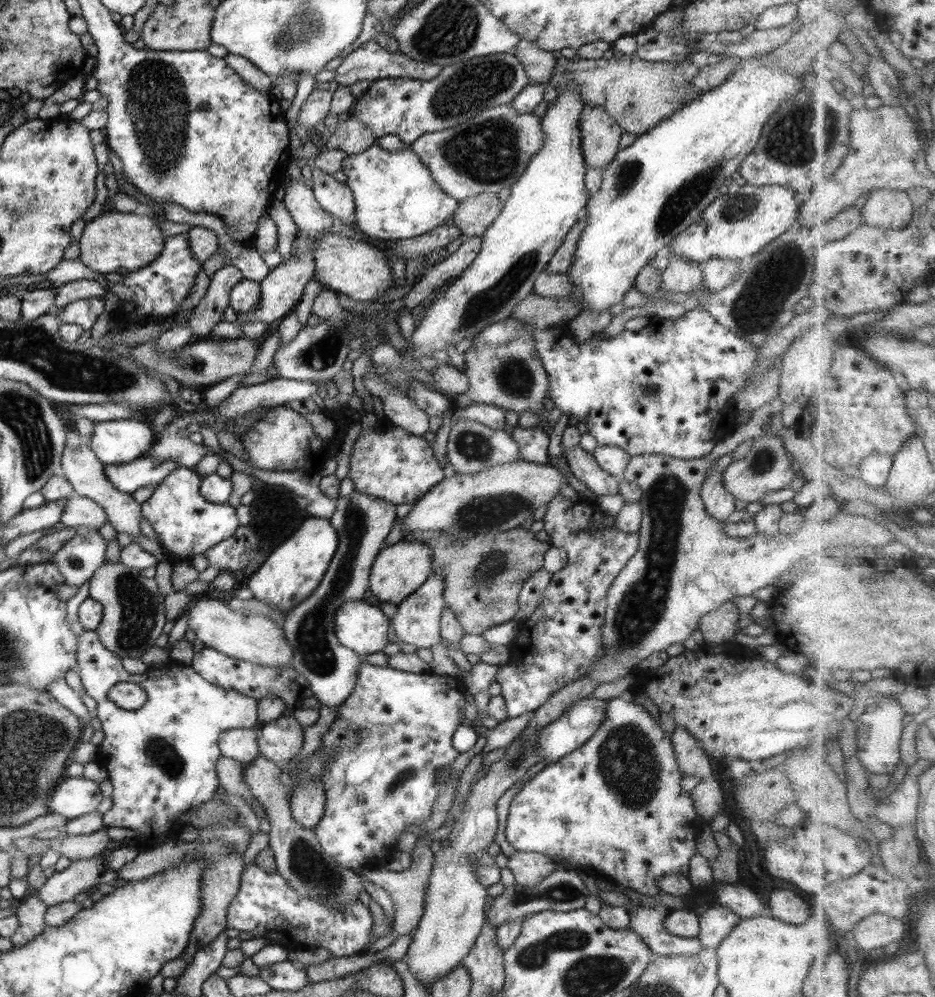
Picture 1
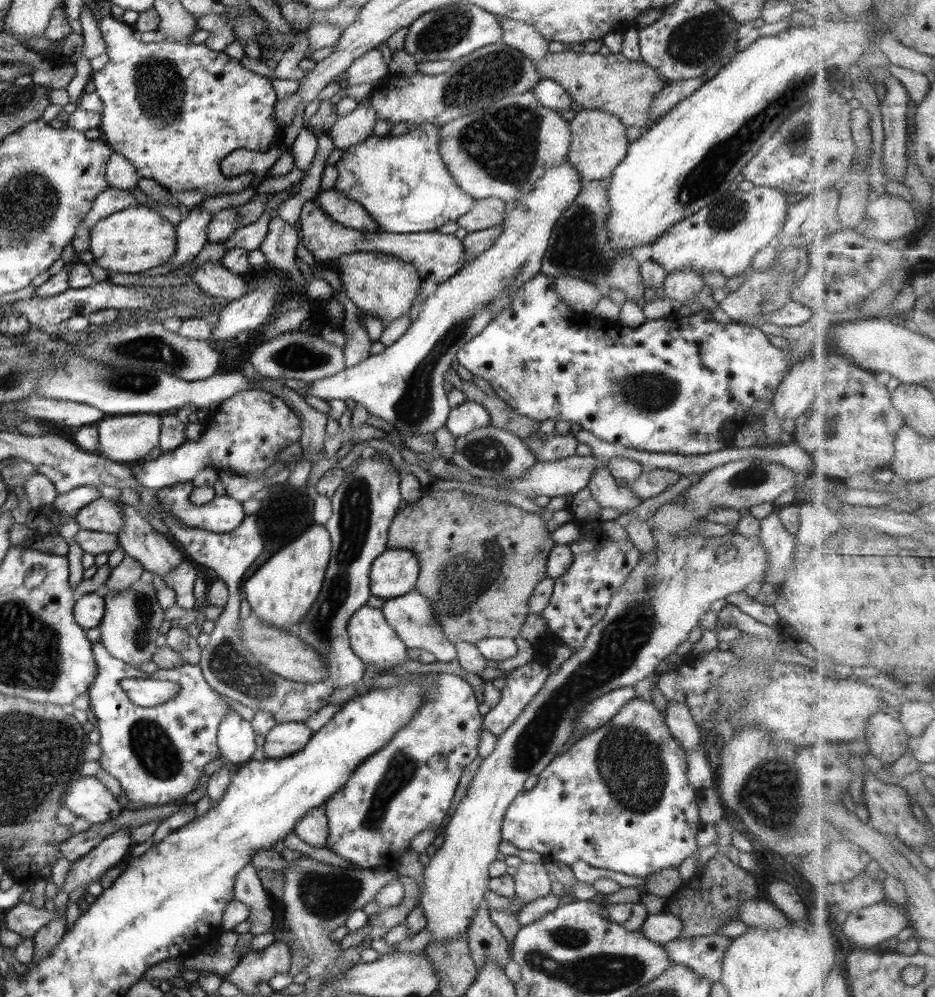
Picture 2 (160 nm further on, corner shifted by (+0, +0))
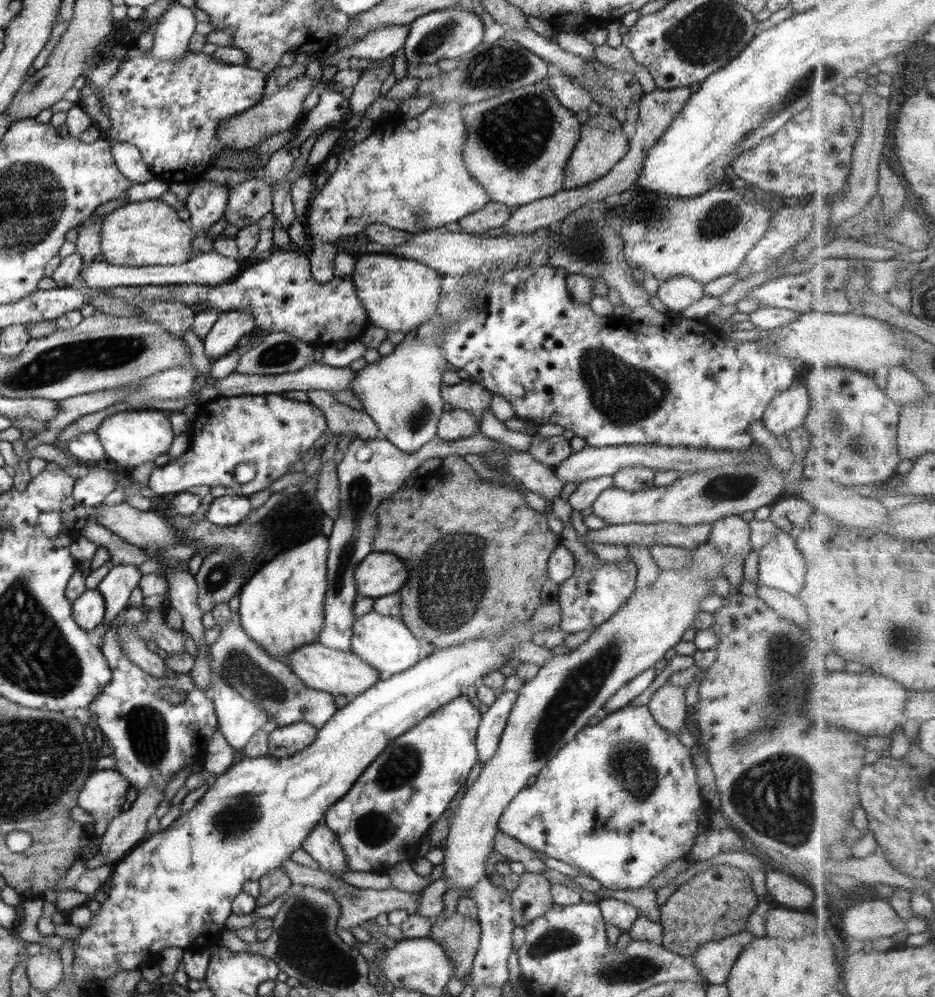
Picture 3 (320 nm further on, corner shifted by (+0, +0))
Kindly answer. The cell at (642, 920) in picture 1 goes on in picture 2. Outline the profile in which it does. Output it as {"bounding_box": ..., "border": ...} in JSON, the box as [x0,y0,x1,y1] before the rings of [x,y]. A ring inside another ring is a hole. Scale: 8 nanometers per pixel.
{"bounding_box":[663,933,733,981],"border":[[[714,933],[694,938],[676,938],[663,947],[674,963],[687,966],[702,979],[720,981],[722,961],[728,943],[733,938]]]}

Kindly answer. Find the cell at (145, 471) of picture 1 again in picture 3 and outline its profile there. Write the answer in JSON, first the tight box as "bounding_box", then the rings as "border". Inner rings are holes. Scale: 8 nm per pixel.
{"bounding_box":[147,394,327,497],"border":[[[279,394],[244,395],[222,397],[213,401],[198,403],[198,411],[193,421],[189,423],[189,447],[176,459],[171,459],[164,466],[157,466],[149,476],[147,486],[152,488],[156,496],[171,497],[177,493],[189,491],[192,486],[225,486],[234,495],[250,497],[269,488],[280,476],[292,472],[302,463],[304,452],[321,443],[324,431],[327,429],[325,414],[310,402],[293,401]],[[238,464],[249,464],[256,468],[253,480],[240,484],[234,478],[234,468]]]}

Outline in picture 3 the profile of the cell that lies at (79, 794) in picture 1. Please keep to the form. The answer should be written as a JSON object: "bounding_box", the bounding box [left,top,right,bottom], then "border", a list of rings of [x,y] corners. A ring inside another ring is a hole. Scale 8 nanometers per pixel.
{"bounding_box":[78,769,128,836],"border":[[[95,769],[78,793],[78,806],[93,816],[94,836],[105,833],[109,822],[127,806],[128,780],[113,769]]]}

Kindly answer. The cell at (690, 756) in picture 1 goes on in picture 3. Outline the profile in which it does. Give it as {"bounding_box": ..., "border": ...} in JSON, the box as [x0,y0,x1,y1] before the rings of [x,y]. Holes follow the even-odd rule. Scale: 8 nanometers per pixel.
{"bounding_box":[647,682,688,734],"border":[[[666,682],[652,694],[647,704],[654,720],[676,734],[685,727],[685,713],[688,712],[684,690],[683,686]]]}

